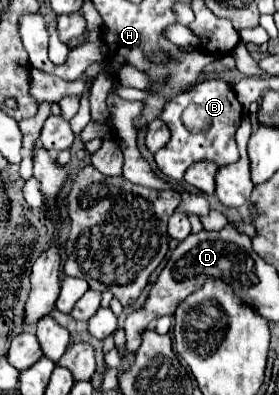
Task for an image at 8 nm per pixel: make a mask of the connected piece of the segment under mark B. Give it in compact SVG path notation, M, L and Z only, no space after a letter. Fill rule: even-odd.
M206 79L178 95L174 101L168 101L160 119L168 123L172 137L154 154L154 159L159 172L168 179L182 181L186 169L196 161L212 161L222 167L240 159L234 133L242 121L242 105L236 99L234 89L224 79Z

